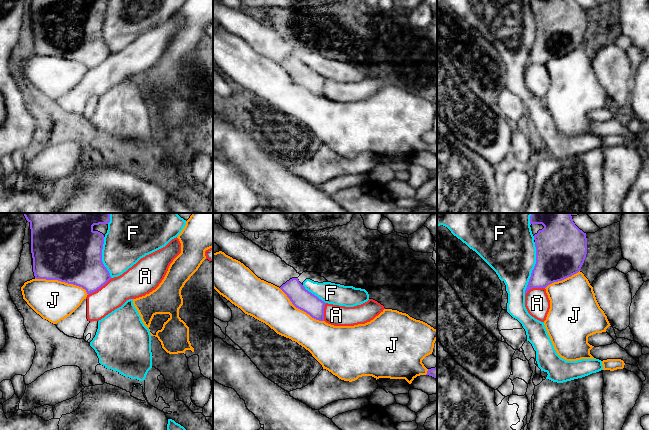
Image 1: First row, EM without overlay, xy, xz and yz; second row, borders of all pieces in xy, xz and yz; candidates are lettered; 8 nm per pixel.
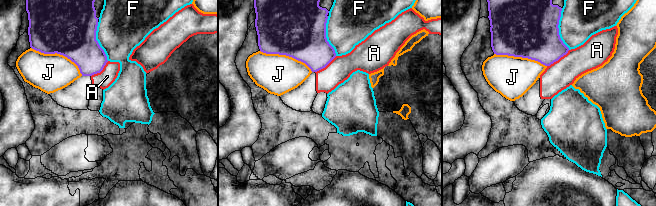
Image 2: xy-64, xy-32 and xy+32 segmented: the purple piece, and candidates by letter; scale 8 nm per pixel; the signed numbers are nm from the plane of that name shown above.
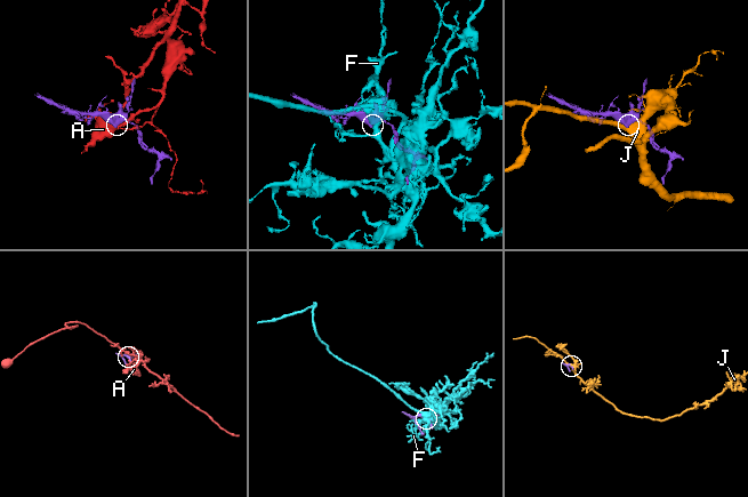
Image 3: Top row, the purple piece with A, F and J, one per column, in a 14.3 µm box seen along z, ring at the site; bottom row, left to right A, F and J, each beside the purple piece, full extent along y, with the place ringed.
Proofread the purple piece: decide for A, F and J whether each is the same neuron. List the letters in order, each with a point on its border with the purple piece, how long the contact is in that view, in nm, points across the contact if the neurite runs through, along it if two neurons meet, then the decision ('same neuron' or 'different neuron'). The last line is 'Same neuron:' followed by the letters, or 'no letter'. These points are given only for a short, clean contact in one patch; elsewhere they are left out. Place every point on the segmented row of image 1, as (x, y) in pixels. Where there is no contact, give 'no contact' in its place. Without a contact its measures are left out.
A: contact xy (99, 288); length 240 nm; border xy (111, 278), (88, 295); different neuron
F: contact yz (534, 268); length 420 nm; different neuron
J: contact xy (62, 281); length 460 nm; different neuron
Same neuron: no letter

